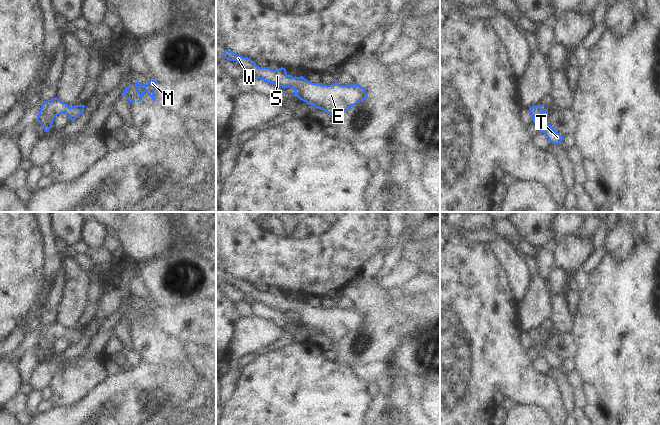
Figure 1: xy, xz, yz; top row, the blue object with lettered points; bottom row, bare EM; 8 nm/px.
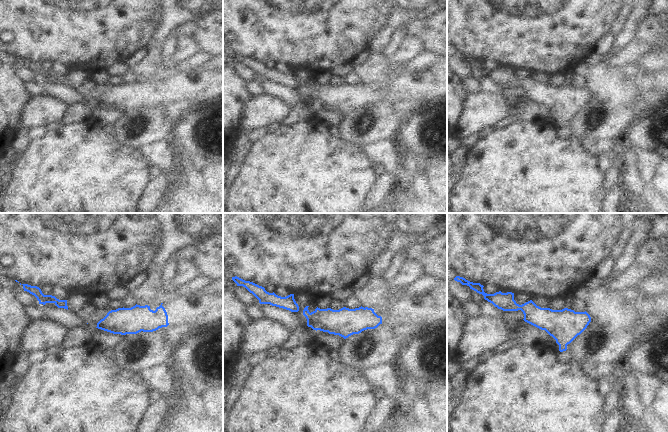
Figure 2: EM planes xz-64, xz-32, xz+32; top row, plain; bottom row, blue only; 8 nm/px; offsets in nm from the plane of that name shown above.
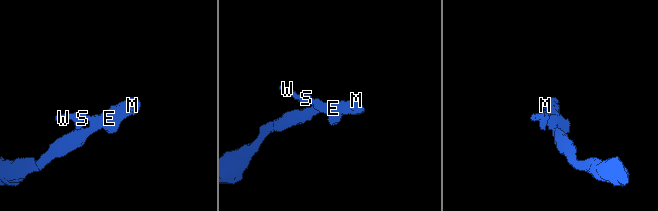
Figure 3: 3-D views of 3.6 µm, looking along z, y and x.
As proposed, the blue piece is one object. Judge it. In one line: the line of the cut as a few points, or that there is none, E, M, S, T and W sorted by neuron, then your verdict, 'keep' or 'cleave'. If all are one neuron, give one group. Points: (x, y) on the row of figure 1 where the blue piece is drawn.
cut none; groups E M S T W; keep

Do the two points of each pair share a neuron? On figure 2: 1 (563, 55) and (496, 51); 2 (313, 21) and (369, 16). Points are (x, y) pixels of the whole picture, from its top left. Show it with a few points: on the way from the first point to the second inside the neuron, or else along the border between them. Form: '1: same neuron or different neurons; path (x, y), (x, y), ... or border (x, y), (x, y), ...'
1: same neuron; path (546, 51), (513, 51)
2: same neuron; path (327, 25), (344, 25), (355, 17)

